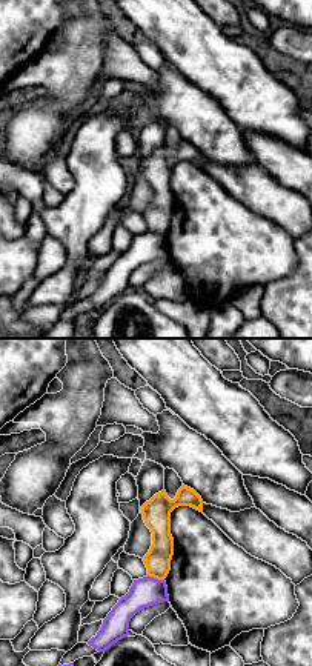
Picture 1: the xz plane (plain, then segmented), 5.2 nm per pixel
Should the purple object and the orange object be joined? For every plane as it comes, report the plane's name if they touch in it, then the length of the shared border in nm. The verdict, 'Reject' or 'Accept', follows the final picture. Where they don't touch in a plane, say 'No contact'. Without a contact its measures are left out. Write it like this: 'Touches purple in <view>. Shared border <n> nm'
Touches purple in xz. Shared border 90 nm

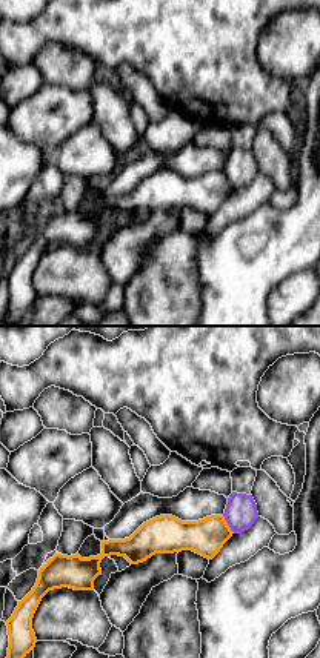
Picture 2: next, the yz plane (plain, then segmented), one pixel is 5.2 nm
Touches purple in yz. Shared border 120 nm

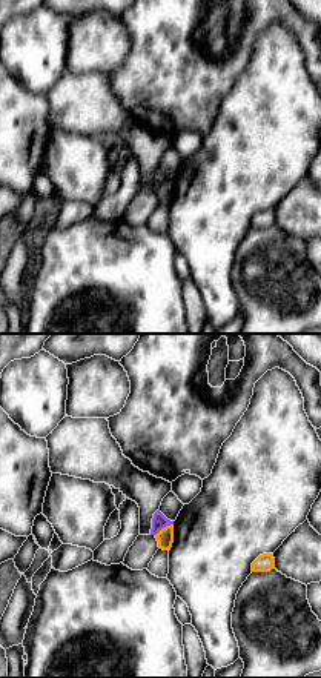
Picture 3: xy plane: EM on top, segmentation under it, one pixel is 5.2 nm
Touches purple in xy. Shared border 120 nm

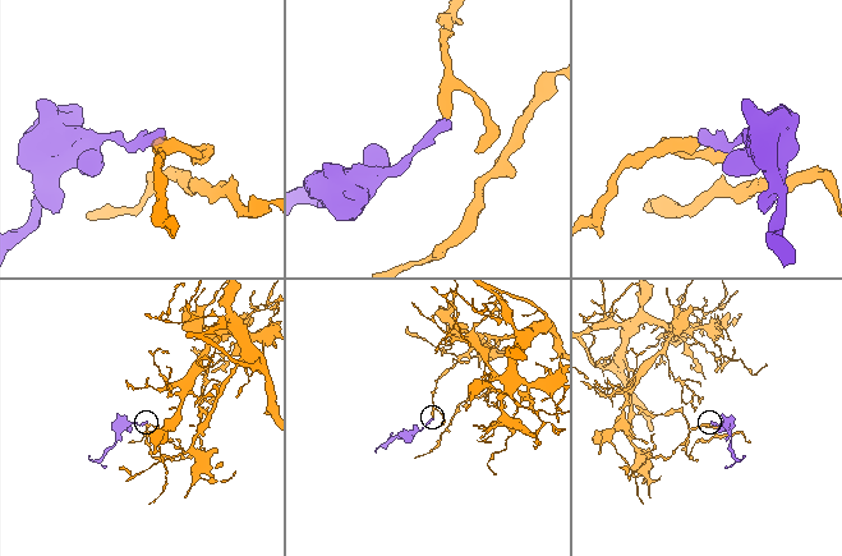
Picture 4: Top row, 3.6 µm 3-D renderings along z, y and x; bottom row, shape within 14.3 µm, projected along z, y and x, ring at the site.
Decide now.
Reject

